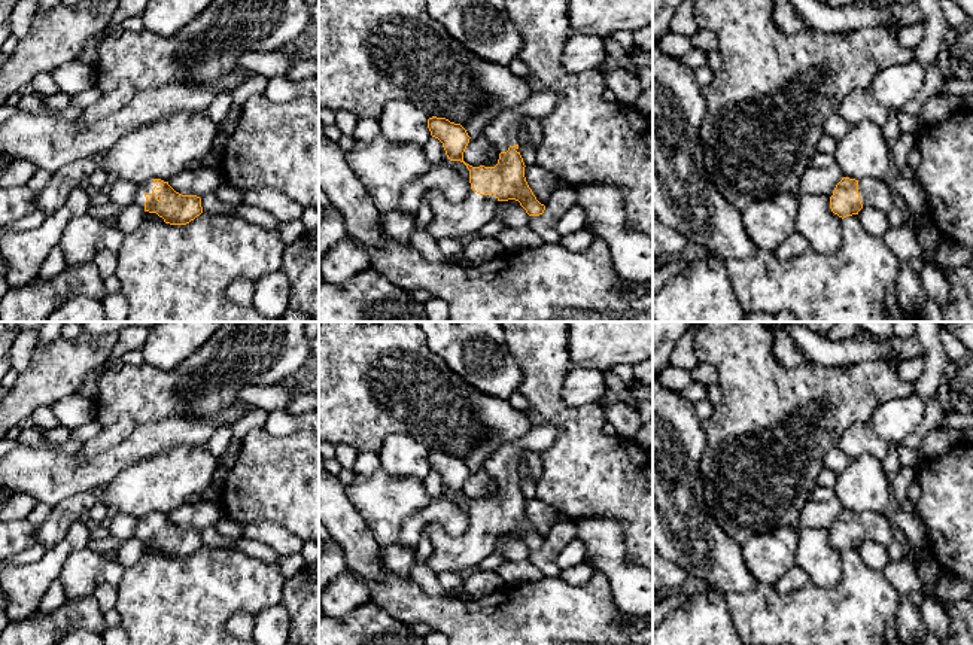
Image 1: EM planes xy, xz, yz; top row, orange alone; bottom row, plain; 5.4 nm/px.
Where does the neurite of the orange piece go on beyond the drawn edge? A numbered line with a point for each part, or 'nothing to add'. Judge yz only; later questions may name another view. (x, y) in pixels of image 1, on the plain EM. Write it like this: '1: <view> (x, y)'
1: yz (873, 526)

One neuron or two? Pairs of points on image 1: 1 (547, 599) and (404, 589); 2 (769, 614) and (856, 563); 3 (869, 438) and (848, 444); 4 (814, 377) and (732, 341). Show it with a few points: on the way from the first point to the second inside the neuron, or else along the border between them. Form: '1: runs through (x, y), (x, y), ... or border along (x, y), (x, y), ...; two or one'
1: runs through (511, 615), (453, 615), (440, 612); one
2: runs through (794, 614), (818, 614), (844, 589); one
3: runs through (864, 440), (853, 443); one
4: runs through (793, 377), (768, 377), (753, 362); one

